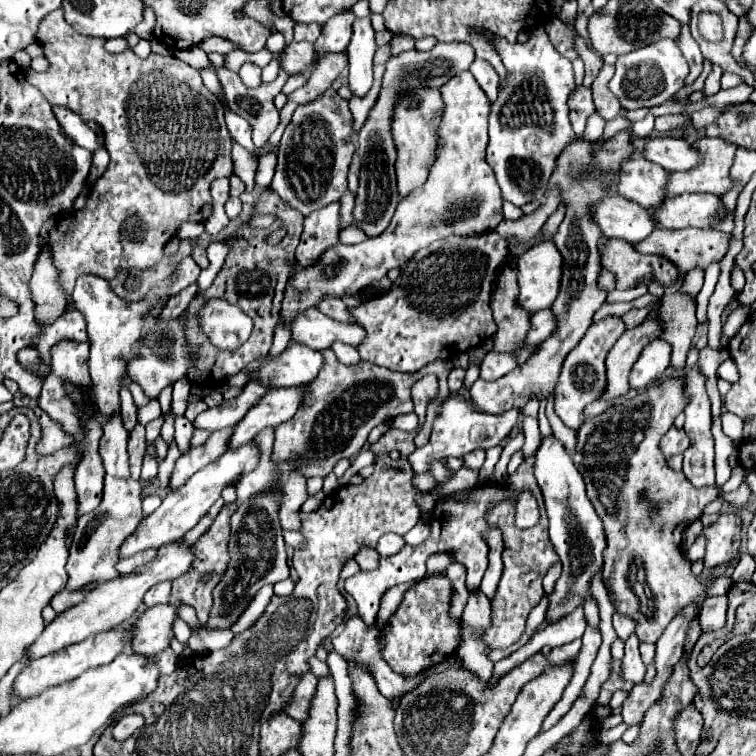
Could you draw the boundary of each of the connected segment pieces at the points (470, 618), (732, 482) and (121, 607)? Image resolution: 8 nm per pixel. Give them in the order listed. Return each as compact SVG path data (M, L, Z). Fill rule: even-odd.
M481 590L469 592L469 600L467 600L467 606L465 606L465 612L463 612L463 620L467 622L465 626L473 626L477 630L487 628L489 614L491 614L489 598Z
M738 466L732 470L730 479L720 488L721 492L728 493L736 490L744 478L743 468Z
M183 540L179 542L173 542L173 544L167 544L163 546L155 560L141 566L135 574L127 574L127 576L117 576L115 580L109 580L109 582L101 582L95 586L95 590L87 596L85 602L65 610L63 614L59 614L53 622L49 622L43 630L43 634L27 648L27 656L31 660L35 658L41 658L41 656L47 656L47 654L53 654L53 652L59 652L71 644L77 644L89 636L97 636L101 632L107 632L107 630L115 630L115 628L121 628L125 626L133 614L139 610L139 606L143 604L143 596L145 592L163 582L163 580L175 580L179 578L181 574L185 574L185 570L191 566L193 562L193 552L189 552L191 548L183 544Z

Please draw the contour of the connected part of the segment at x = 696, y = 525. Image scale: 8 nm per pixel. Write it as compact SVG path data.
M695 520L691 526L687 526L687 528L683 530L683 542L685 542L685 548L689 548L689 546L695 542L695 538L701 534L701 530L703 530L701 520Z

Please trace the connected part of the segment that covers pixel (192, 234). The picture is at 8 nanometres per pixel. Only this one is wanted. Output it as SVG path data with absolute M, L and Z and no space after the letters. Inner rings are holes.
M185 222L181 224L181 228L177 230L177 236L179 238L191 238L191 240L197 240L197 236L203 232L203 224L197 224L197 222Z

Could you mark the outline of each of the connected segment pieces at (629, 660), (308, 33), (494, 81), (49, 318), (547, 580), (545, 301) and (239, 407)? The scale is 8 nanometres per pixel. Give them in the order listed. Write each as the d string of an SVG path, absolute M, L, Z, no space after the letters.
M633 632L633 636L629 636L629 640L625 640L623 676L627 680L631 680L631 682L635 680L635 684L641 682L643 676L645 676L645 664L643 664L641 656L639 656L639 638L635 636L635 632Z
M297 24L295 26L295 40L301 42L301 40L307 40L307 42L315 42L321 34L321 28L323 24Z
M475 60L469 70L475 76L475 80L479 82L479 86L483 88L489 102L493 104L493 100L497 100L497 90L499 90L499 76L493 70L493 66L487 64L485 60Z
M45 250L35 264L35 274L31 278L35 316L40 326L51 324L65 310L65 290L59 284L59 272L53 264L51 250Z
M561 562L555 563L549 568L542 582L545 594L550 594L551 592L553 592L555 582L561 575L561 572L562 572Z
M539 242L519 258L517 304L529 314L551 308L561 282L561 254L555 244Z
M257 380L247 384L243 388L243 394L231 400L225 400L221 406L215 408L207 408L205 412L201 412L195 420L193 420L193 428L195 430L207 430L207 432L215 432L221 428L229 428L235 426L245 412L257 404L261 400L261 396L265 396L265 392L269 392L269 388L265 388L263 384L259 384Z

